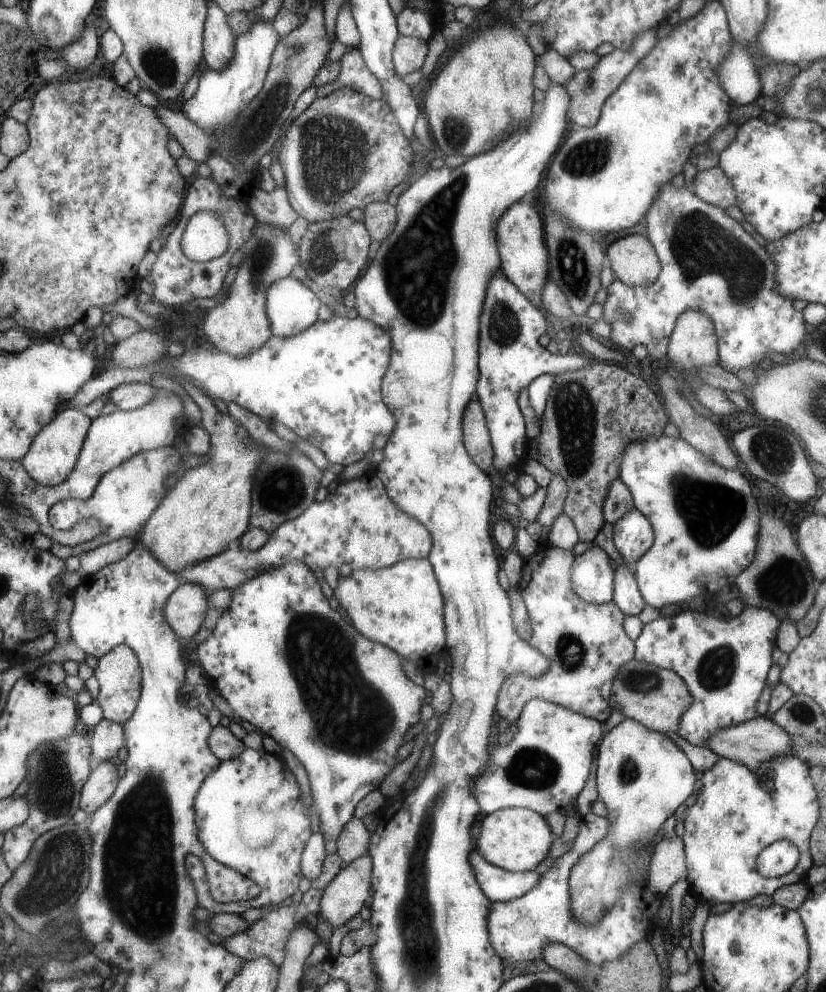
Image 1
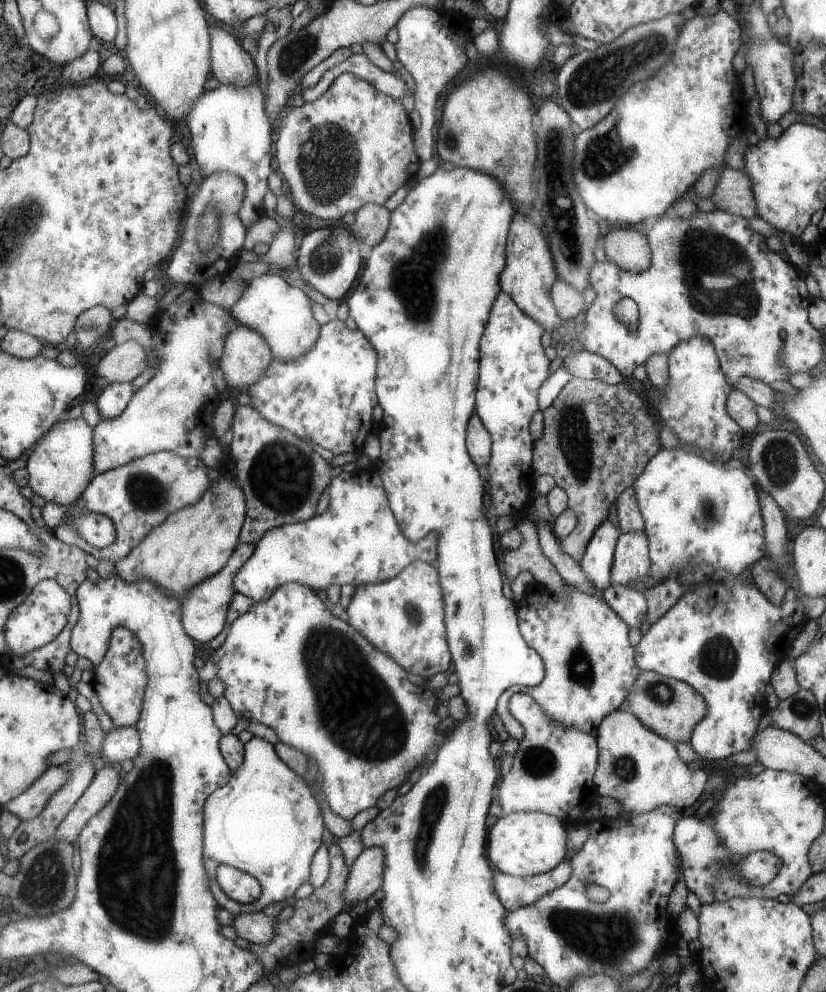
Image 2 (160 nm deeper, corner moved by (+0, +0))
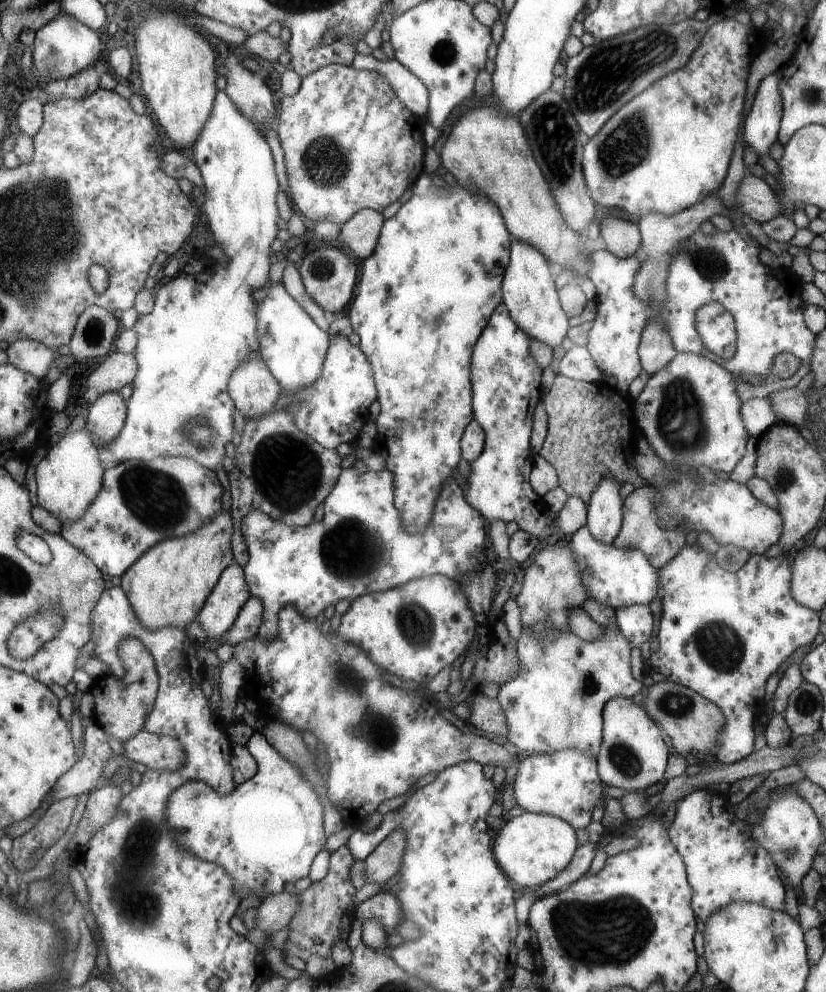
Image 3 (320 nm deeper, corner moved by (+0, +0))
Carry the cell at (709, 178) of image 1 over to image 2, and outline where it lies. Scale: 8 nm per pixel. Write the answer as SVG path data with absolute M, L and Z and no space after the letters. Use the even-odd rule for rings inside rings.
M723 168L713 194L715 208L746 219L757 216L752 180L741 169Z

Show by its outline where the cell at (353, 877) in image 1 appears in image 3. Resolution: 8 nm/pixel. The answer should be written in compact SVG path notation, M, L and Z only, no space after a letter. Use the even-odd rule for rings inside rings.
M393 830L385 836L380 846L371 854L363 856L366 867L366 883L377 886L385 884L400 870L401 854L404 854L405 836L401 830Z

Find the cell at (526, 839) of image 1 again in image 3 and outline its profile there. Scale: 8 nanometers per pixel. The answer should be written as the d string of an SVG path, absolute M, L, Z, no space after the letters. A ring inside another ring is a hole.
M526 811L505 821L493 838L493 858L497 866L518 887L542 886L552 881L572 861L575 848L578 848L575 829L567 822L552 815Z

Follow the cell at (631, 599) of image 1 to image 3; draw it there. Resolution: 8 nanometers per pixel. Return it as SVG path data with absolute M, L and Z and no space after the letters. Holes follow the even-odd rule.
M648 605L619 606L614 609L614 618L615 625L633 647L639 647L643 642L649 641L653 633L653 618Z

